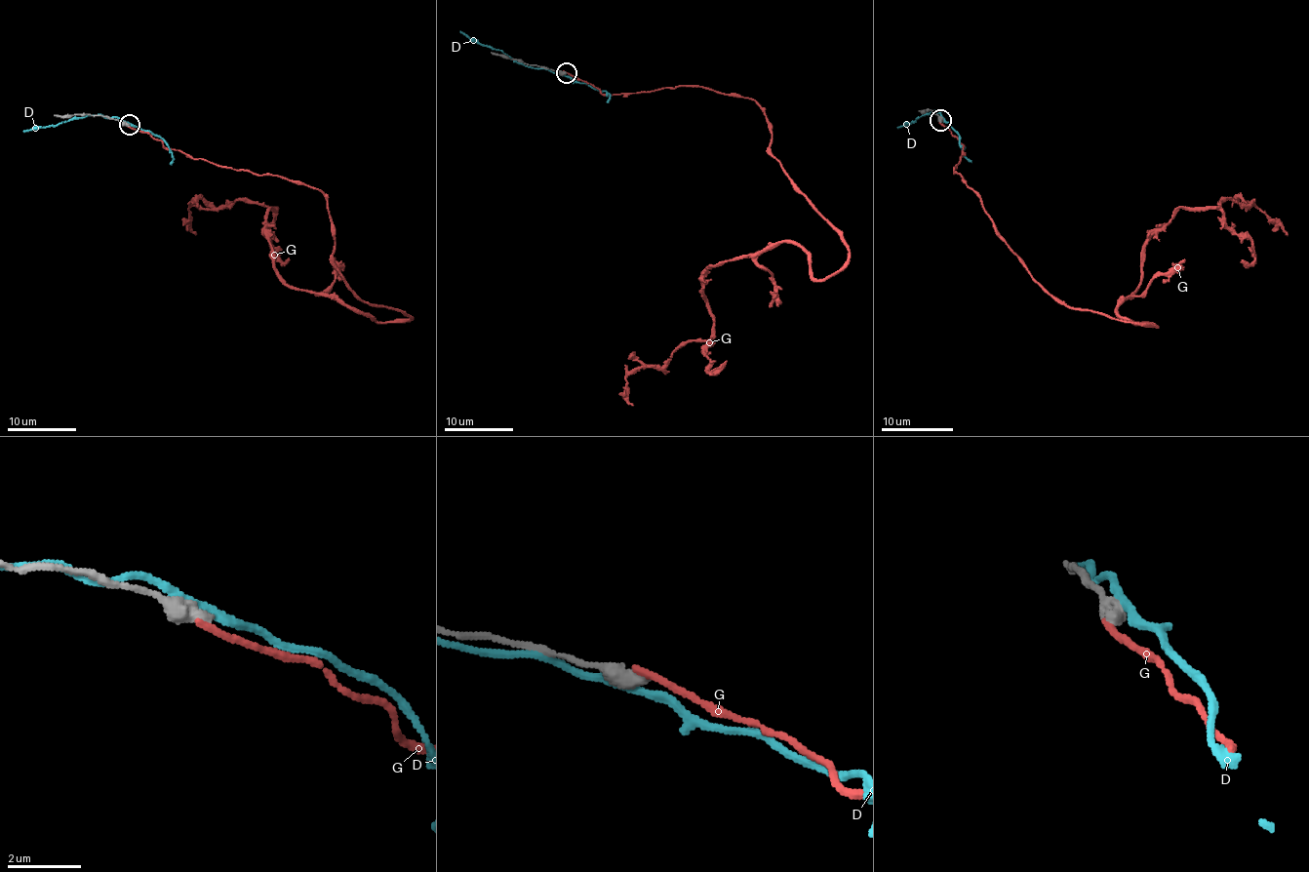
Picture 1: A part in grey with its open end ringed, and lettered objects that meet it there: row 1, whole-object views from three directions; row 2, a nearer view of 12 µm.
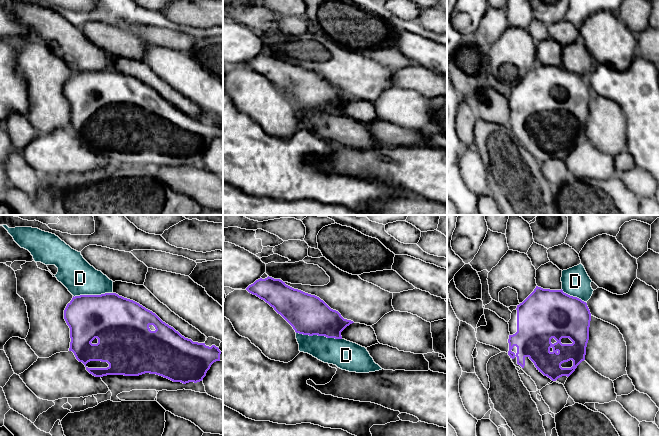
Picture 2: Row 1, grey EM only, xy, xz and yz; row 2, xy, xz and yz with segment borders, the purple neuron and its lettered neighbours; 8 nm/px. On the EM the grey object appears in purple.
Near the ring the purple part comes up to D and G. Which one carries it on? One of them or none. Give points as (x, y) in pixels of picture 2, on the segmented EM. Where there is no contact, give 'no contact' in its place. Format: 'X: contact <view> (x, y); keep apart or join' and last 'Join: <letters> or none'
D: contact xz (319, 335); keep apart
G: no contact; keep apart
Join: none

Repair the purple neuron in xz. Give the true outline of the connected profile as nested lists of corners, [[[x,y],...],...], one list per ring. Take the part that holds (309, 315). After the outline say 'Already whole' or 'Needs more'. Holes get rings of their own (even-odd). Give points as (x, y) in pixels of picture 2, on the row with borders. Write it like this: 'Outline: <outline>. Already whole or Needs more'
Outline: [[[269,276],[265,279],[260,278],[249,285],[246,290],[273,307],[299,334],[342,339],[341,332],[354,323],[351,320],[344,319],[338,311],[331,309],[319,297],[294,289],[280,279]]]. Already whole

